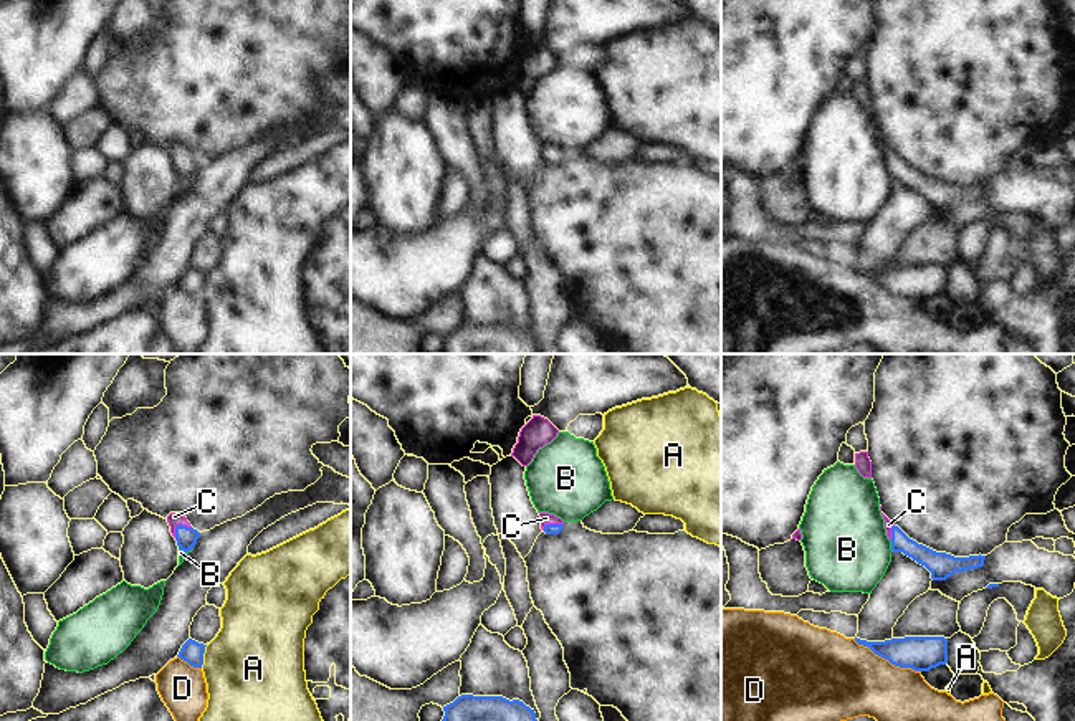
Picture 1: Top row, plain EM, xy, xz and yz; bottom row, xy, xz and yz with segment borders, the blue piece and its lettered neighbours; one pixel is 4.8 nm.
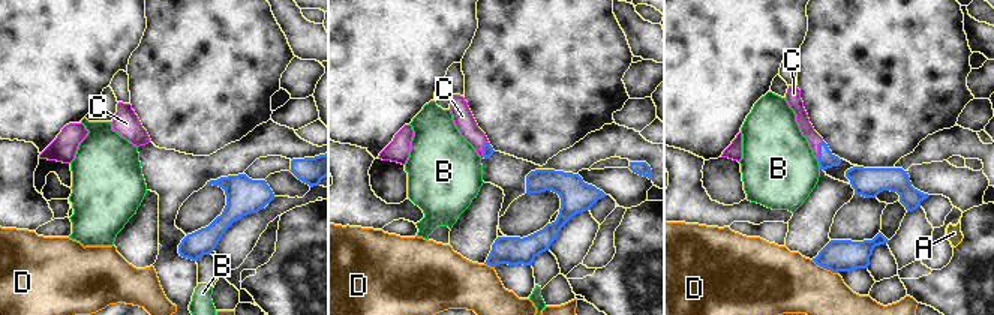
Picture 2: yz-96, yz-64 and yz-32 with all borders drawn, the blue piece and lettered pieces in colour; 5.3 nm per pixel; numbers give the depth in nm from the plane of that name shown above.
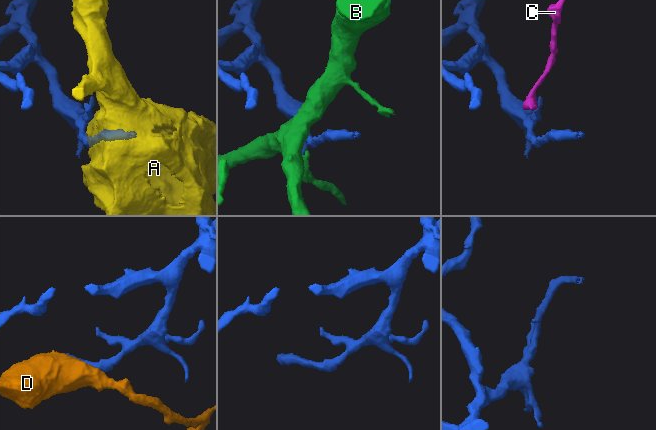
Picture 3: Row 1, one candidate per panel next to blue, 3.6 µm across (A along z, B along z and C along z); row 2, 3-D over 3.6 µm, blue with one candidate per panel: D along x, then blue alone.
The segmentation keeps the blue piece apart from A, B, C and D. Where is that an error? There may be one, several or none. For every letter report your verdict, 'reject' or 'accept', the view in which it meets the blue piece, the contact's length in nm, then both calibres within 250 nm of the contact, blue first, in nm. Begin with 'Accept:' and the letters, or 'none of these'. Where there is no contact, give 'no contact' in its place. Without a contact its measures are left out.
Accept: C
A: reject | xy | 120 nm | 110/480 nm
B: reject | yz | 70 nm | 120/420 nm
C: accept | xy | 100 nm | 100/70 nm
D: reject | yz | 360 nm | 170/380 nm

